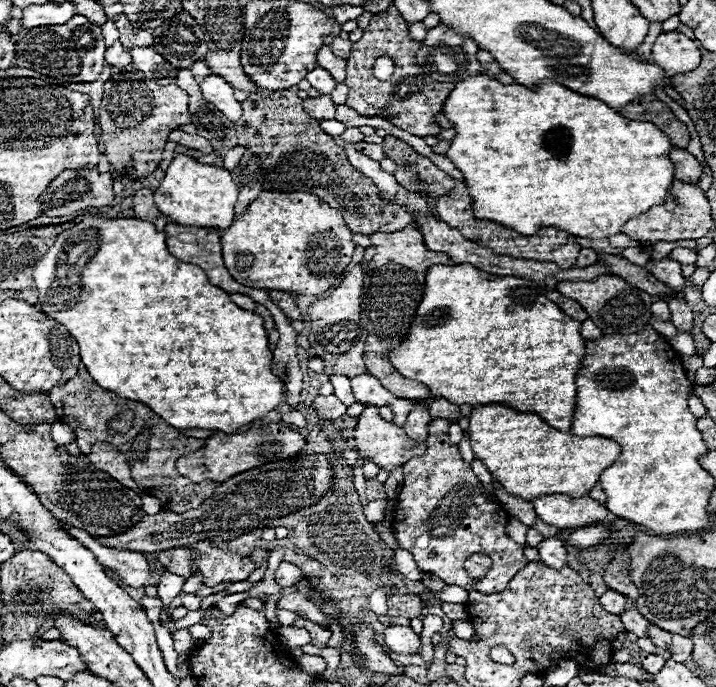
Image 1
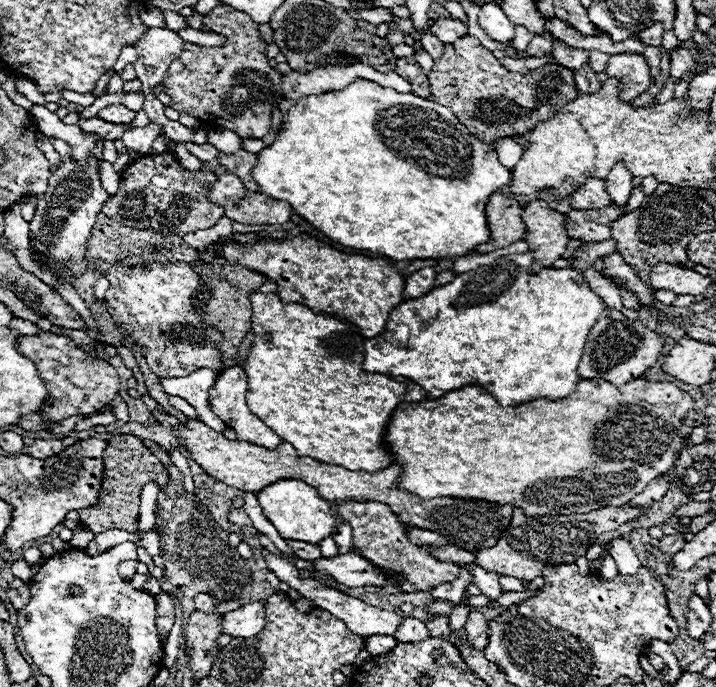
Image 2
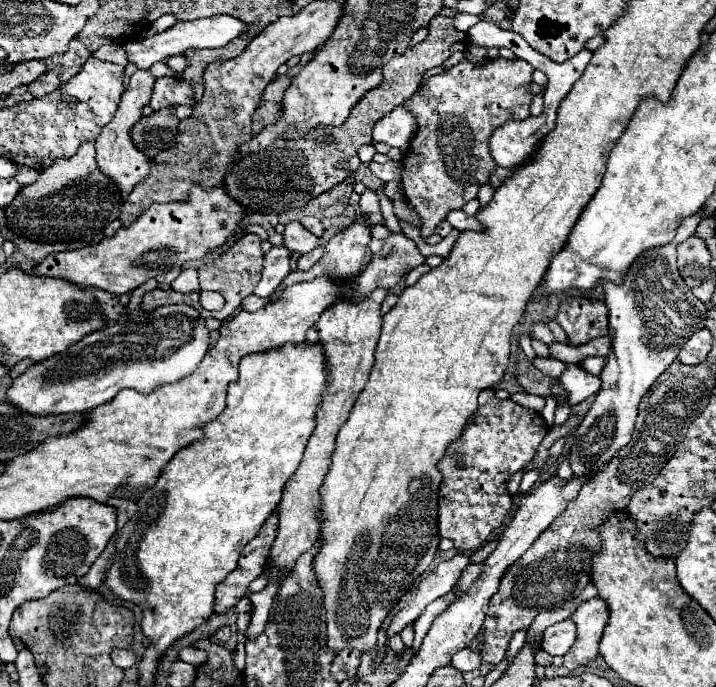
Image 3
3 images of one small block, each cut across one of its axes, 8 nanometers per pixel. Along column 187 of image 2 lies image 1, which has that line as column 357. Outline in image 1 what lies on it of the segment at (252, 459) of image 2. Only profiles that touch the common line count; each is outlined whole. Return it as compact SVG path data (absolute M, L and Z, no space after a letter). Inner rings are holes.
M366 406L364 408L364 412L358 418L356 430L354 430L354 440L356 440L356 450L360 452L362 458L370 458L380 468L386 468L388 472L392 468L396 468L396 466L406 464L414 456L422 456L424 450L426 450L426 444L424 442L418 442L418 440L408 438L406 432L398 424L382 420L380 414L378 414L378 406Z

